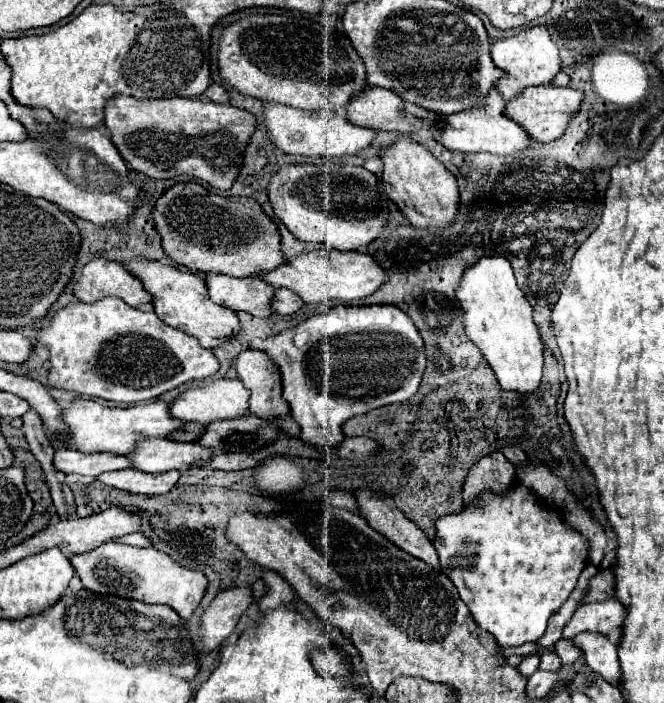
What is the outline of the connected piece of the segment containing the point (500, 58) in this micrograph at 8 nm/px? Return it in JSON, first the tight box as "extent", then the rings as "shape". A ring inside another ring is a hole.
{"extent":[490,25,562,101],"shape":[[[538,25],[538,27],[532,27],[532,29],[524,29],[518,35],[508,37],[508,39],[498,39],[498,41],[492,43],[490,49],[492,49],[490,53],[492,53],[494,63],[508,75],[508,77],[500,79],[498,85],[496,85],[496,89],[500,91],[500,95],[506,101],[518,97],[526,87],[550,83],[560,73],[560,67],[562,67],[558,49],[552,43],[550,33],[548,33],[548,29],[544,25]]]}

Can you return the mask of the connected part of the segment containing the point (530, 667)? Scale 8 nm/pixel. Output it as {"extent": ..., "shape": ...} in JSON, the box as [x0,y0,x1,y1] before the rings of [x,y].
{"extent":[518,655,540,677],"shape":[[[530,655],[530,657],[526,657],[526,659],[518,665],[518,671],[520,671],[524,677],[530,677],[534,671],[538,671],[538,663],[540,663],[540,657],[538,657],[538,655]]]}

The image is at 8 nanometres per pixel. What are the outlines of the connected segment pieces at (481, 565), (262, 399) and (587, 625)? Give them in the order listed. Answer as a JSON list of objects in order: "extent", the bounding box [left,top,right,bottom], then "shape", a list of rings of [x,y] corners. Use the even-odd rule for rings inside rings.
[{"extent":[434,485,588,647],"shape":[[[522,485],[508,489],[504,495],[480,493],[478,497],[474,507],[436,521],[434,547],[440,557],[440,569],[458,589],[476,625],[488,631],[500,647],[518,647],[528,641],[538,641],[546,631],[550,615],[568,599],[580,571],[588,563],[588,543],[578,531],[570,529],[554,509],[544,507]]]},{"extent":[236,349,290,419],"shape":[[[246,349],[236,359],[238,379],[252,391],[250,413],[262,419],[276,419],[290,411],[282,397],[282,377],[268,353]]]},{"extent":[564,599,626,639],"shape":[[[608,599],[602,603],[586,603],[580,605],[572,619],[564,625],[564,637],[574,639],[576,633],[604,633],[610,635],[624,621],[626,609],[616,599]]]}]

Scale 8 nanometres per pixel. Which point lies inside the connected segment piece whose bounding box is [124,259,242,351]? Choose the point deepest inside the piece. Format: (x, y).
(180, 299)

